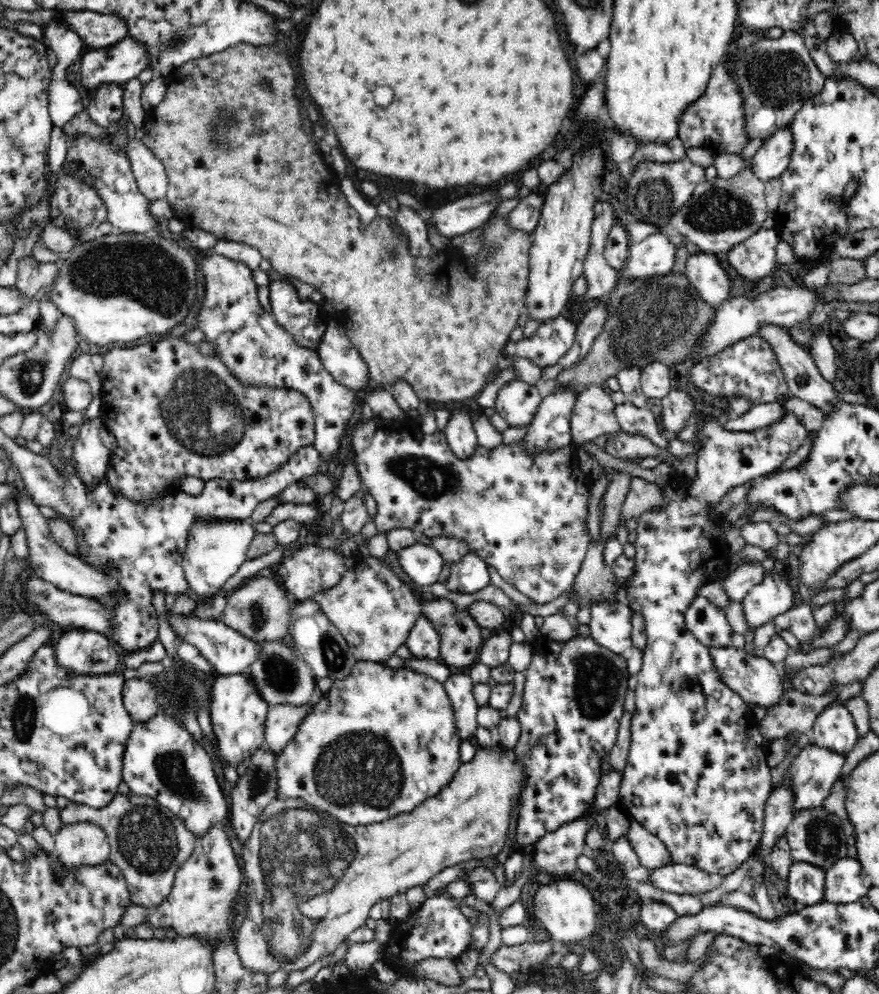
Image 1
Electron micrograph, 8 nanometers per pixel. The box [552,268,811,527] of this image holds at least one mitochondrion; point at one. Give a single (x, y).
(652, 319)

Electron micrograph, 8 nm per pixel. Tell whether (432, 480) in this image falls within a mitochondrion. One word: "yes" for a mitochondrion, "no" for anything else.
yes

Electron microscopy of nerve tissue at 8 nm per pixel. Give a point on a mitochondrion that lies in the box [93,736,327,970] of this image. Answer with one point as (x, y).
(148, 839)

